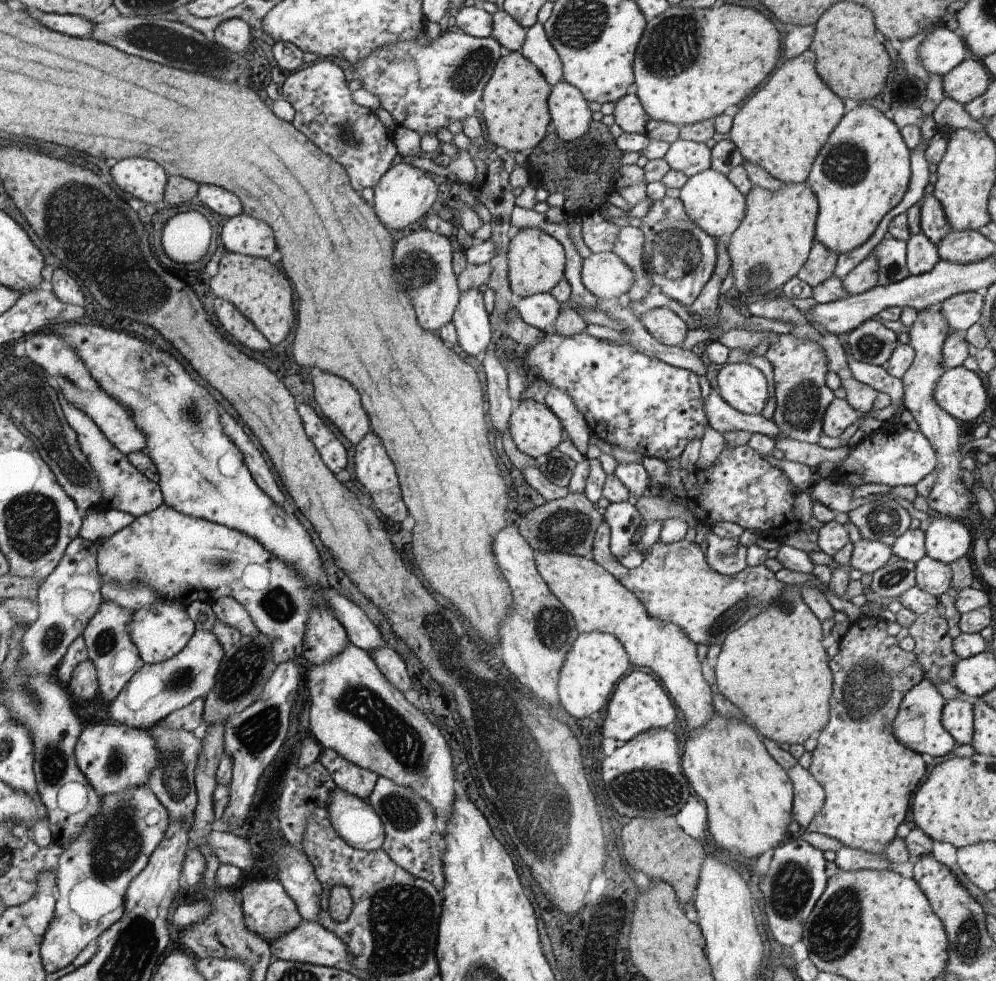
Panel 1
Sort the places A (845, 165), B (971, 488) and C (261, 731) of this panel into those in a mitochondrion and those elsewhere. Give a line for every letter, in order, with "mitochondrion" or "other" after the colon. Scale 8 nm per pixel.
A: mitochondrion
B: other
C: mitochondrion

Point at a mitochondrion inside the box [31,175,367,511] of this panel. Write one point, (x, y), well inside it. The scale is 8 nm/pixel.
(103, 225)

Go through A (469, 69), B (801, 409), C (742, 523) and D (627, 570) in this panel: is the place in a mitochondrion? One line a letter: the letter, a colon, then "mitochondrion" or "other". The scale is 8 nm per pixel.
A: mitochondrion
B: mitochondrion
C: other
D: other

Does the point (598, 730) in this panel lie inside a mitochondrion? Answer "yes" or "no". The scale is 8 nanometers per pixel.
no

